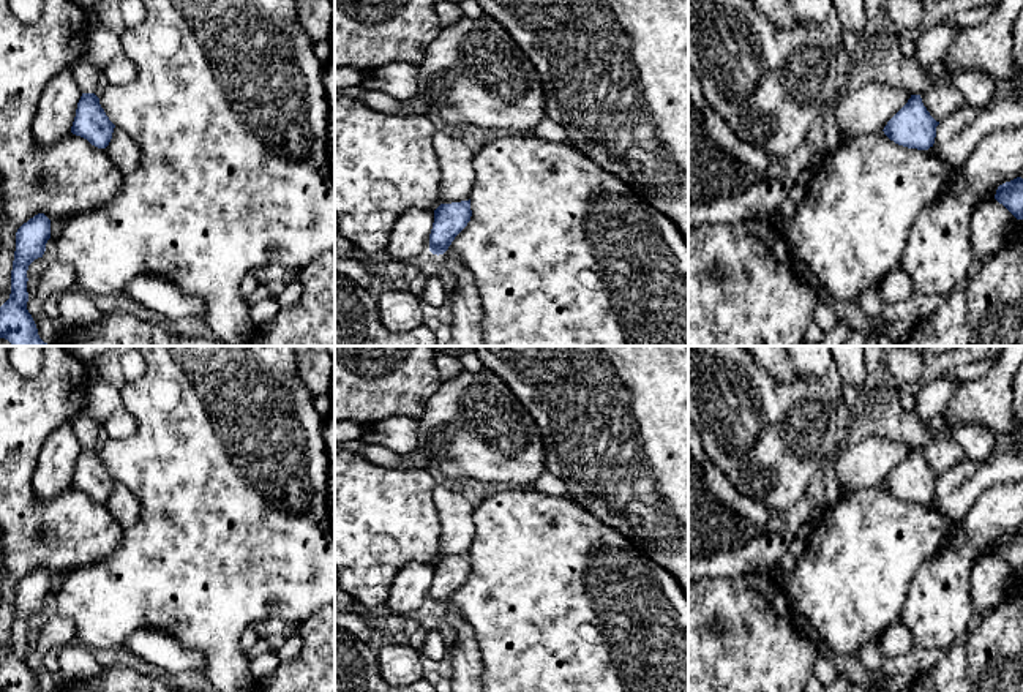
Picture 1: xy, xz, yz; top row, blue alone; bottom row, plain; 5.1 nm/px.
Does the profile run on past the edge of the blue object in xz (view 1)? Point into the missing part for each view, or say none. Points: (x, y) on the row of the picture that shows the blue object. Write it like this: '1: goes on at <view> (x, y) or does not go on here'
1: does not go on here

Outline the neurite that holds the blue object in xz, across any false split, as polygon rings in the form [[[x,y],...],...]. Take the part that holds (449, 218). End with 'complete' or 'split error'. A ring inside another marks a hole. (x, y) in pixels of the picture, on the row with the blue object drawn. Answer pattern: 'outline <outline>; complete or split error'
outline [[[470,199],[452,204],[440,204],[434,210],[434,223],[429,234],[429,251],[433,254],[444,254],[455,237],[470,221]]]; complete

